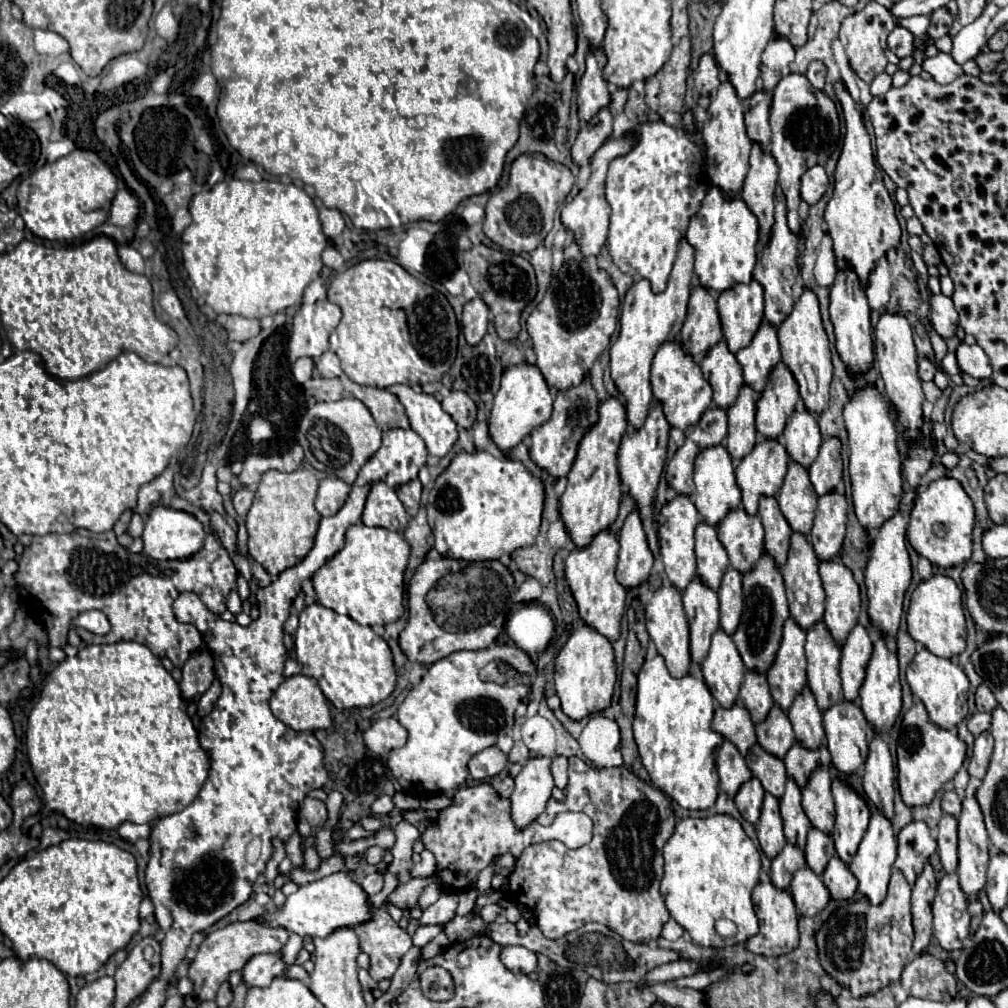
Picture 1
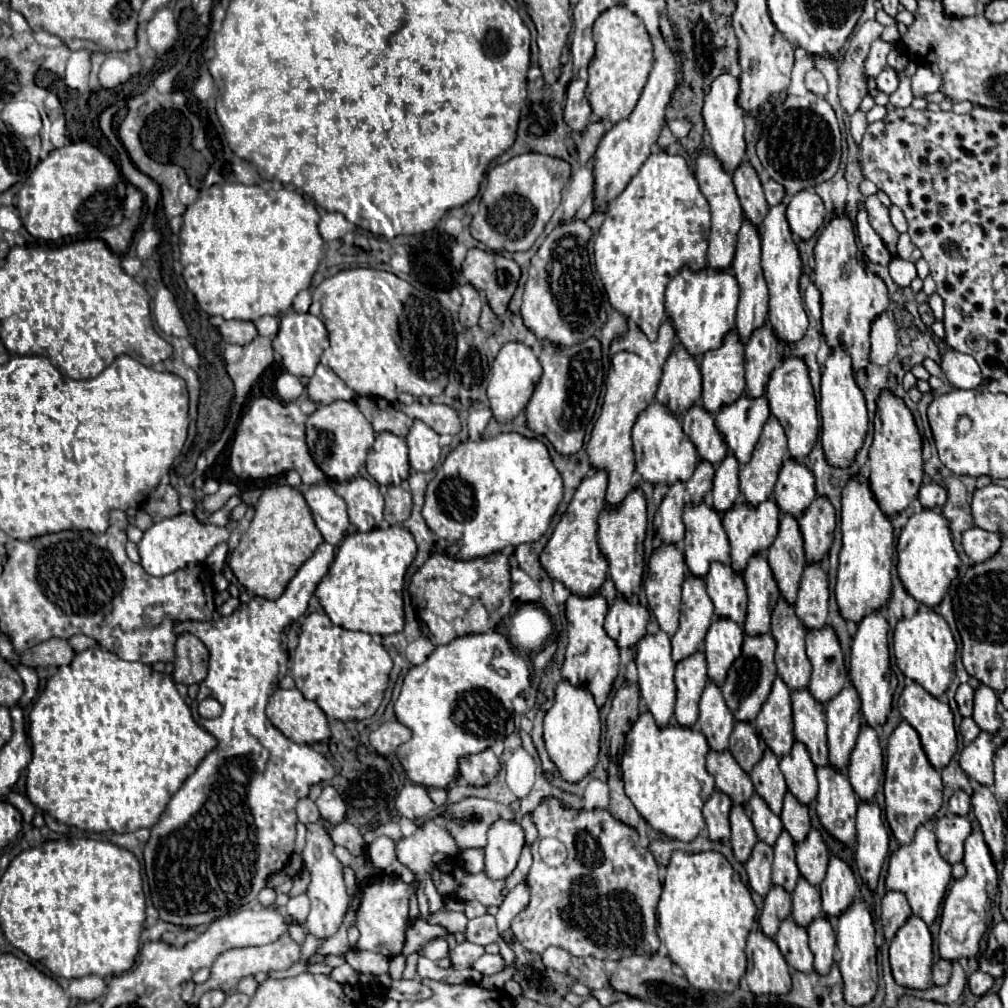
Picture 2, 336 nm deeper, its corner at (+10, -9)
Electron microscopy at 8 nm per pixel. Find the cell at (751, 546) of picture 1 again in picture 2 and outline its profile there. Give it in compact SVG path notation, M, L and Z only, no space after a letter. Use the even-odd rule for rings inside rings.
M712 563L710 573L706 575L706 591L714 603L716 617L728 617L740 627L746 619L746 585L742 575L734 573L730 565Z

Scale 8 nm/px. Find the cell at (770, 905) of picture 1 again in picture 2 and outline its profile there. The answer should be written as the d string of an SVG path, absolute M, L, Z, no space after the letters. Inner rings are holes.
M750 931L746 957L748 957L746 983L752 993L756 995L788 993L788 989L792 987L790 967L784 961L778 945L770 937L766 937L762 931Z

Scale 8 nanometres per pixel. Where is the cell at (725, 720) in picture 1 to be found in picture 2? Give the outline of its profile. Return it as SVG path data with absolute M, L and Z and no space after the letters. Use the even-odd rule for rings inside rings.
M730 751L708 753L708 773L716 779L716 789L730 797L732 805L746 805L754 787L750 777L740 769Z

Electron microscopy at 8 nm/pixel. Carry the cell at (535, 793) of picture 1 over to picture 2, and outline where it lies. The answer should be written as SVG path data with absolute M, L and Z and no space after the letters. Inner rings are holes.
M498 819L488 831L488 845L484 849L486 877L500 881L506 879L520 859L524 847L524 831L516 821Z

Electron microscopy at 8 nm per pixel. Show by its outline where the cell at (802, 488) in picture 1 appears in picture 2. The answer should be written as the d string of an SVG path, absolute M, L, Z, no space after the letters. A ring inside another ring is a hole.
M782 515L780 531L774 541L774 545L766 553L766 561L772 569L772 575L776 577L780 595L794 605L800 577L806 565L804 557L804 541L802 533L798 529L798 523L790 515Z

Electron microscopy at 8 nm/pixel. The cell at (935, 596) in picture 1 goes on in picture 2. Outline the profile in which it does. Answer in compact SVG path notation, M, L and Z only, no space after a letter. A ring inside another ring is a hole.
M920 609L912 619L898 621L894 629L894 657L898 669L918 685L922 685L930 695L942 697L950 687L952 673L954 673L954 657L956 657L956 643L948 623L932 609Z

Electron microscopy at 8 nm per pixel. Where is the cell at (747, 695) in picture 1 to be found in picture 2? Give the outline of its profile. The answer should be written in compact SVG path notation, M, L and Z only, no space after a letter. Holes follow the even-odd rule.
M736 723L732 735L730 735L730 753L734 755L736 763L750 773L752 767L760 761L760 757L764 755L766 745L760 739L760 735L756 733L754 725L750 723Z

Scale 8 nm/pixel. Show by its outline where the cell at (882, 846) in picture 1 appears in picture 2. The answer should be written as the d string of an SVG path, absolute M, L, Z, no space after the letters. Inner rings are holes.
M864 901L852 903L836 923L836 939L840 951L840 973L844 981L844 1001L852 1007L866 1005L872 1001L878 989L878 965L876 965L876 945L874 945L874 923L864 905Z

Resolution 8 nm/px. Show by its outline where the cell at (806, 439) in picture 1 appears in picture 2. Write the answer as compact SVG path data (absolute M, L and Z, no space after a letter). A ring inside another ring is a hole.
M786 459L774 487L774 501L782 513L802 517L804 509L816 499L814 475L808 467L794 459Z

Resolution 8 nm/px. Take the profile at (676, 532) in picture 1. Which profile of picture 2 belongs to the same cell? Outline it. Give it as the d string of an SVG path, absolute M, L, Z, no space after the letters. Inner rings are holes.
M662 545L656 549L648 561L648 577L644 581L644 591L648 599L648 607L652 609L654 617L658 619L658 625L664 633L672 637L678 629L678 619L680 619L680 591L684 583L684 555L676 549L676 545Z

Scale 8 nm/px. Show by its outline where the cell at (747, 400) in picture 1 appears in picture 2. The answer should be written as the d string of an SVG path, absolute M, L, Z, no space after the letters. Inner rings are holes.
M728 455L720 463L720 467L716 467L712 495L714 495L712 507L718 513L726 513L736 503L736 499L740 495L740 489L738 489L738 461L732 455Z

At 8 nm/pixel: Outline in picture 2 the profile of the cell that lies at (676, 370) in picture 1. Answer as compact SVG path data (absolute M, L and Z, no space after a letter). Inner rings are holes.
M652 403L638 415L638 421L632 429L632 447L636 455L636 471L644 481L652 485L674 485L676 481L688 481L696 469L698 453L692 441L680 427L678 417L674 417L668 407Z

